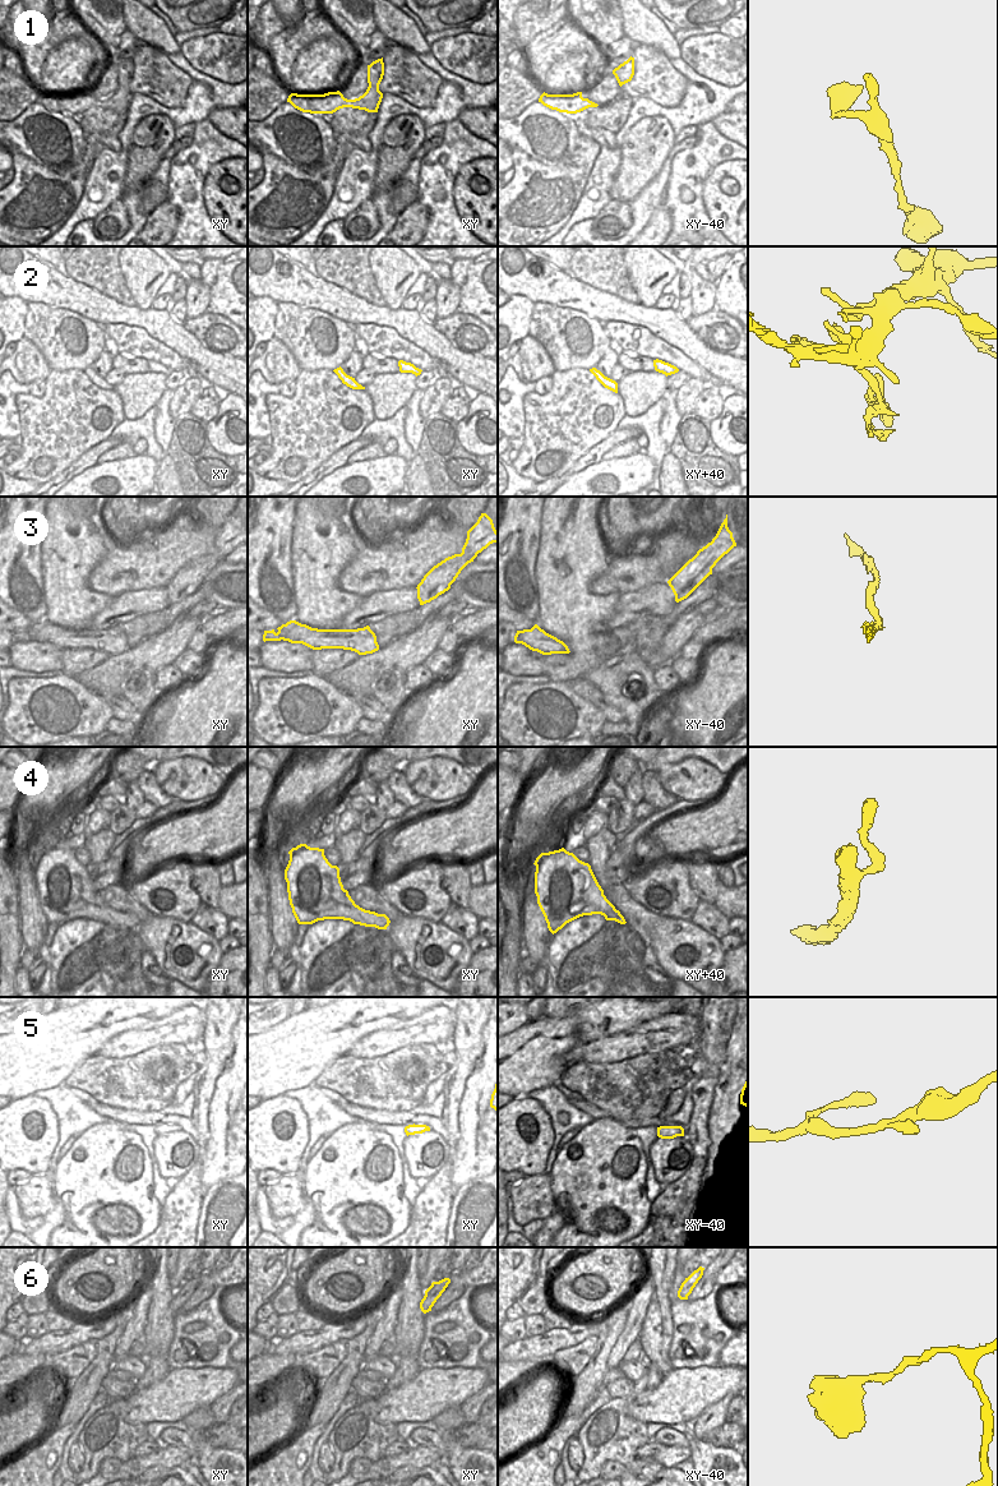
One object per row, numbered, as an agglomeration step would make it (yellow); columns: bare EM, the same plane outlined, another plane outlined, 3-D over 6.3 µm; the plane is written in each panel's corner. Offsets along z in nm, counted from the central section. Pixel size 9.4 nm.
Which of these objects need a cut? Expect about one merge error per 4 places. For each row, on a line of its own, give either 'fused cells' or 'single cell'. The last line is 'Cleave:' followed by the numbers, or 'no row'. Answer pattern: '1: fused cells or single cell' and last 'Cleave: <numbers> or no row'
1: single cell
2: single cell
3: single cell
4: single cell
5: single cell
6: single cell
Cleave: no row

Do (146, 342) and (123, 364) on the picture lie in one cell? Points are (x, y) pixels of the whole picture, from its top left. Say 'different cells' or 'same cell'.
different cells

